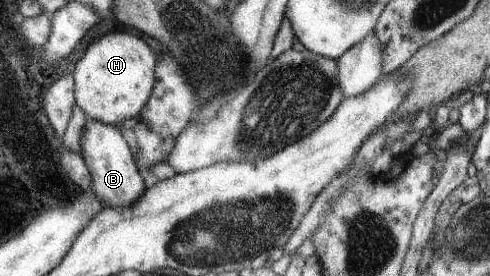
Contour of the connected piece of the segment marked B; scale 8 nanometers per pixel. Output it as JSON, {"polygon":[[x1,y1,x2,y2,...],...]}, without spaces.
{"polygon":[[89,120,80,131,79,153,90,171,90,188,102,199,104,207,127,207,142,195,143,179,137,173,129,147,125,145,119,131,111,125]]}

